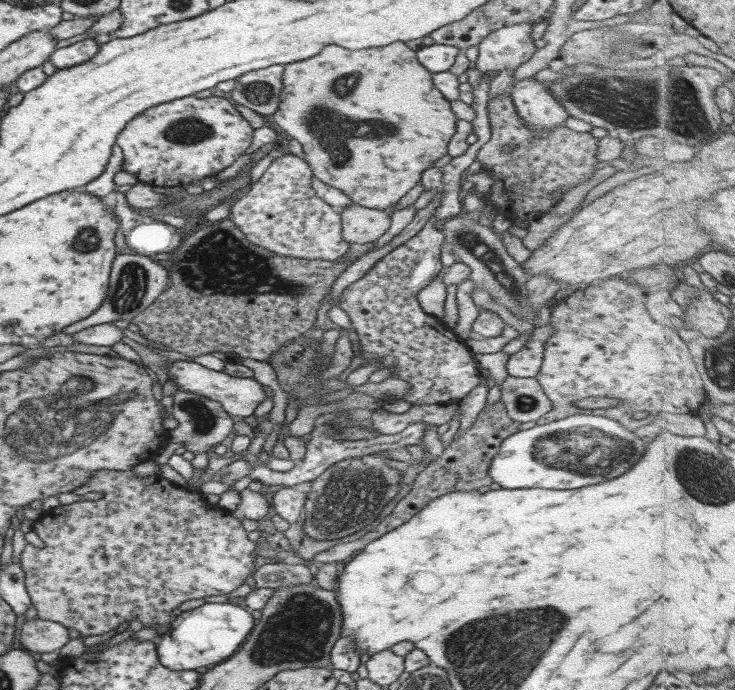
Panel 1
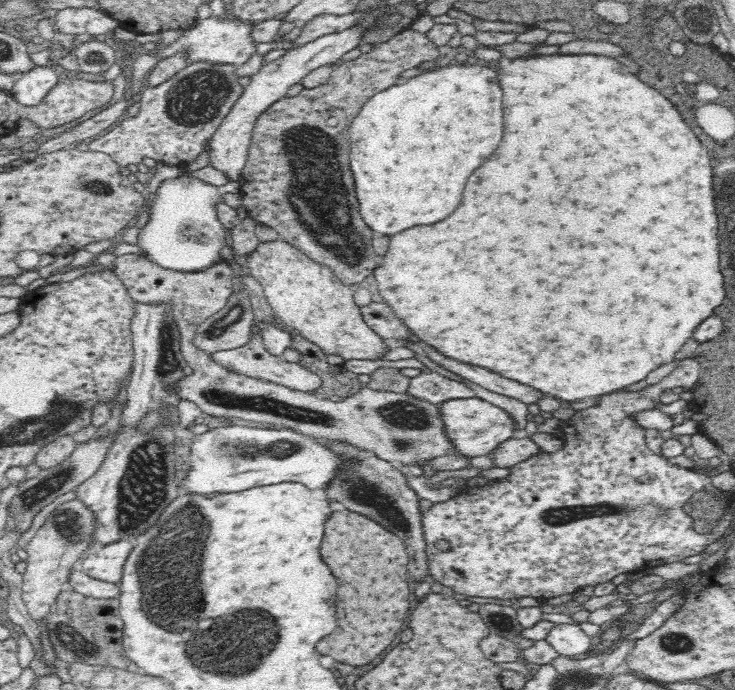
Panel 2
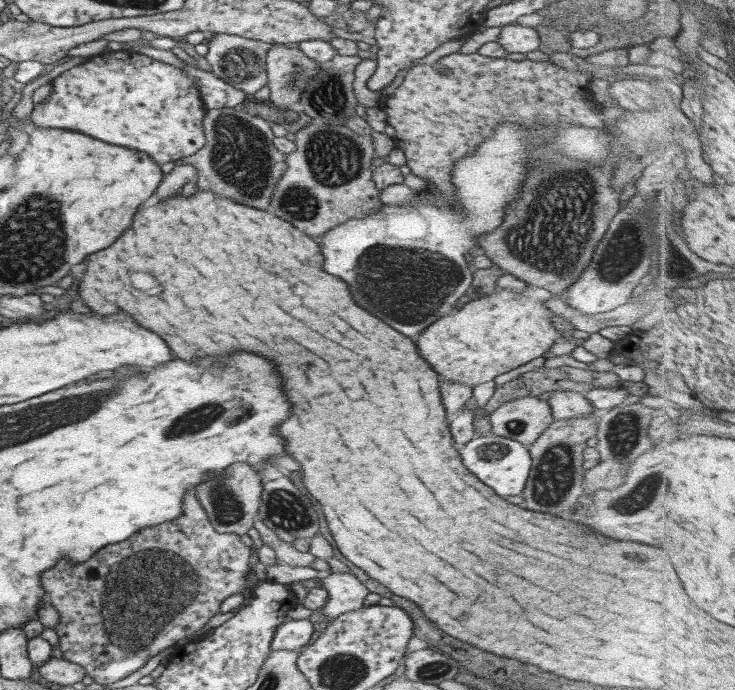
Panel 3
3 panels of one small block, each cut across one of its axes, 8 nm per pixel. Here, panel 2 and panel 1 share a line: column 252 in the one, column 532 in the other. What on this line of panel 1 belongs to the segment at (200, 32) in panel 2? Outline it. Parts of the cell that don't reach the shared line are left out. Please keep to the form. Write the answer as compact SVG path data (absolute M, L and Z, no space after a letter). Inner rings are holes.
M517 23L503 26L487 33L478 42L478 53L475 67L481 74L498 73L503 70L515 70L520 64L526 62L536 48L533 46L533 40L530 37L531 23Z

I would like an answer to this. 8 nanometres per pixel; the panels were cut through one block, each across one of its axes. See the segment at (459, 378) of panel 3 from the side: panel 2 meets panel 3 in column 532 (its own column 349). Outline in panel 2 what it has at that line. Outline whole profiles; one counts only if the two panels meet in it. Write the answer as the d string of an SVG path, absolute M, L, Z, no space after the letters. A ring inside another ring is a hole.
M283 239L260 242L246 256L246 266L263 286L263 294L275 316L296 328L326 355L340 354L345 360L376 360L387 346L362 319L354 303L355 287L345 285L330 266L320 264Z

